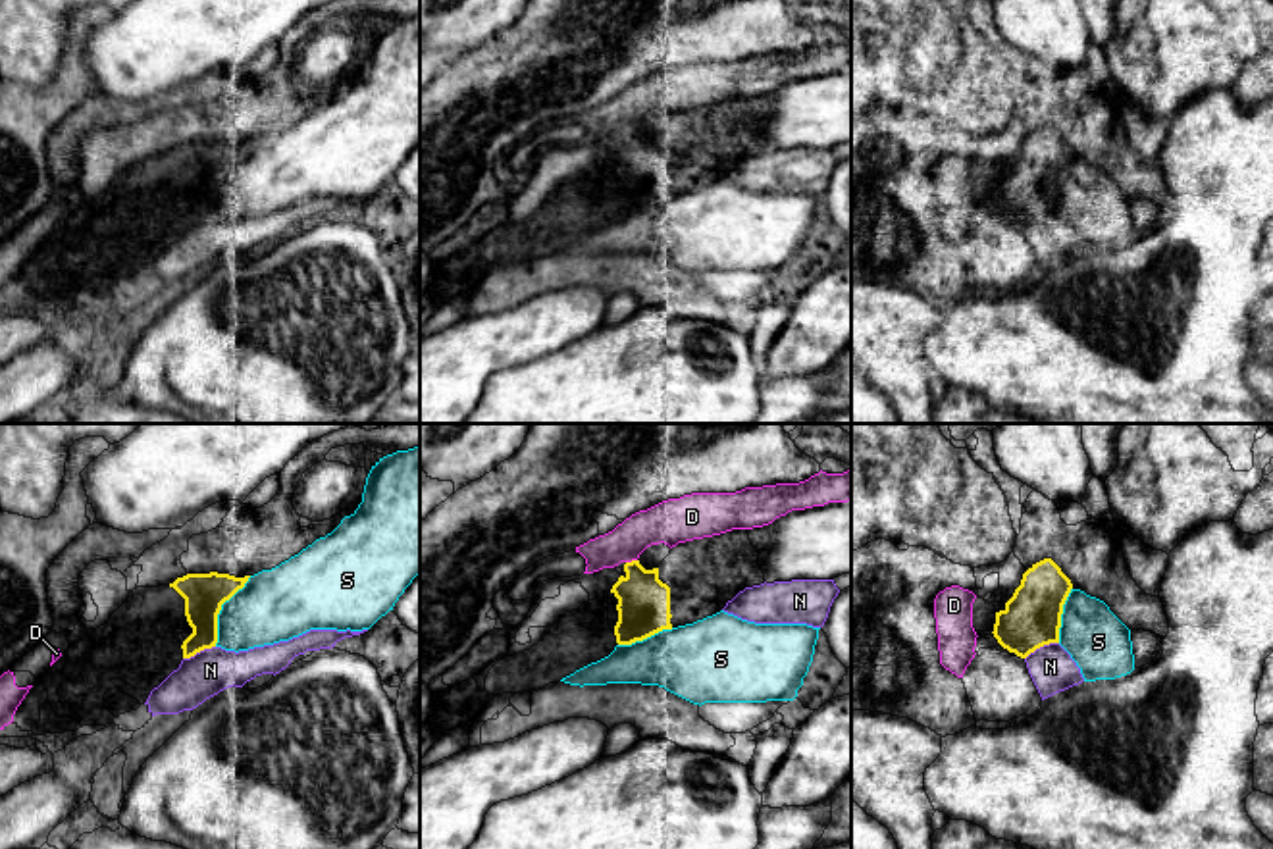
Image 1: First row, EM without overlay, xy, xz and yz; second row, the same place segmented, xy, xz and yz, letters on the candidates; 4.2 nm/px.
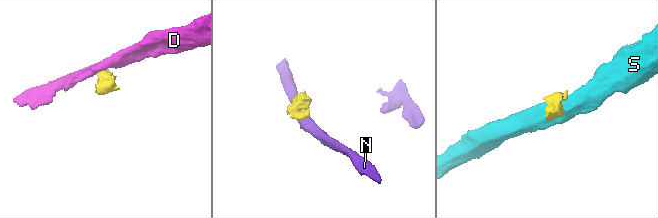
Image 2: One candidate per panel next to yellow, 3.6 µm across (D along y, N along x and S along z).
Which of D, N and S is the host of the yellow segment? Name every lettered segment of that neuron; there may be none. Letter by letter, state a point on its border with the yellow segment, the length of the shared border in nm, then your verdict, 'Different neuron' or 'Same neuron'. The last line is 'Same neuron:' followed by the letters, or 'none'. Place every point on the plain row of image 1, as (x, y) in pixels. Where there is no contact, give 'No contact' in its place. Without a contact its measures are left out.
D: Touches yellow at xz (632, 129). Shared border 50 nm. Different neuron
N: Touches yellow at yz (1040, 214). Shared border 160 nm. Different neuron
S: Touches yellow at xy (220, 178). Shared border 340 nm. Different neuron
Same neuron: none

